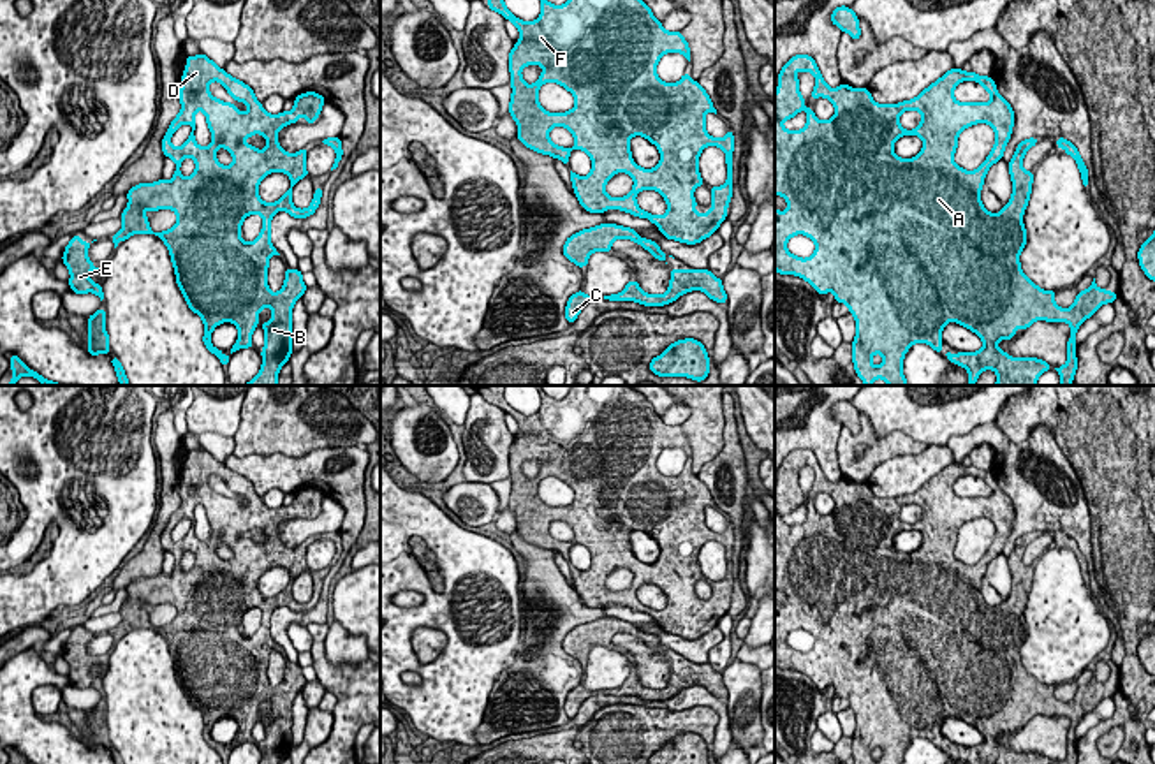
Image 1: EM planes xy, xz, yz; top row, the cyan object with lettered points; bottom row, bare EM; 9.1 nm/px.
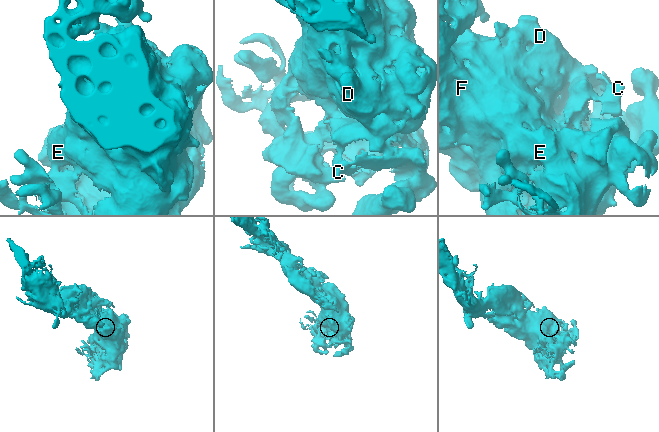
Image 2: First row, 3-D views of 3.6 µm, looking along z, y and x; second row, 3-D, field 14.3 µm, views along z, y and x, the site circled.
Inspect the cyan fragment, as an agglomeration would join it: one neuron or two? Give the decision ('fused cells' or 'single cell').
single cell

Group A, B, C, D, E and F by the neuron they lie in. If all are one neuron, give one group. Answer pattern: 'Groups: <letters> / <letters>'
Groups: A B C D E F

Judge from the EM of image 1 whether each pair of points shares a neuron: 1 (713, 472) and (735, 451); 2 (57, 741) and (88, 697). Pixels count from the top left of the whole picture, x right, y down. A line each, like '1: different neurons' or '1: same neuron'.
1: same neuron
2: different neurons

